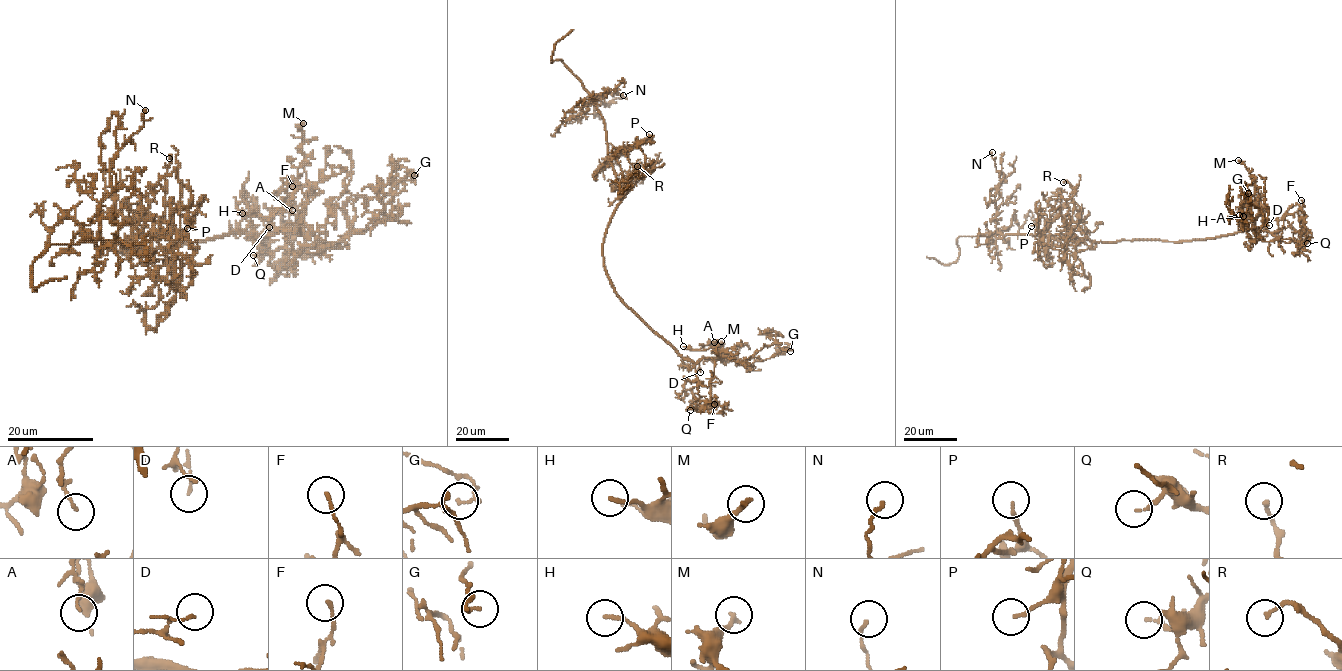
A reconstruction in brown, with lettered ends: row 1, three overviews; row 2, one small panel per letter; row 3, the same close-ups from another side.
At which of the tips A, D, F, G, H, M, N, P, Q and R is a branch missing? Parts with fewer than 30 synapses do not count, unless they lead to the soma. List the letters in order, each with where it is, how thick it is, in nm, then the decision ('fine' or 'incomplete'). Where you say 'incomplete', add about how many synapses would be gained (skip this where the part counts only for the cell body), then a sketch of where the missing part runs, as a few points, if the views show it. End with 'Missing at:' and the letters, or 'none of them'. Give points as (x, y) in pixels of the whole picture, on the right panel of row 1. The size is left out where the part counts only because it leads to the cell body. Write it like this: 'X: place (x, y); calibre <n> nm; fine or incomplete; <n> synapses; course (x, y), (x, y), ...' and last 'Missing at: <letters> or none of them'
A: place (1239, 215); calibre 110 nm; fine
D: place (1269, 225); calibre 110 nm; fine
F: place (1301, 200); calibre 120 nm; fine
G: place (1248, 193); calibre 130 nm; fine
H: place (1243, 216); calibre 150 nm; fine
M: place (1238, 160); calibre 220 nm; fine
N: place (992, 152); calibre 130 nm; fine
P: place (1031, 226); calibre 130 nm; fine
Q: place (1307, 243); calibre 140 nm; fine
R: place (1063, 182); calibre 170 nm; fine
Missing at: none of them

